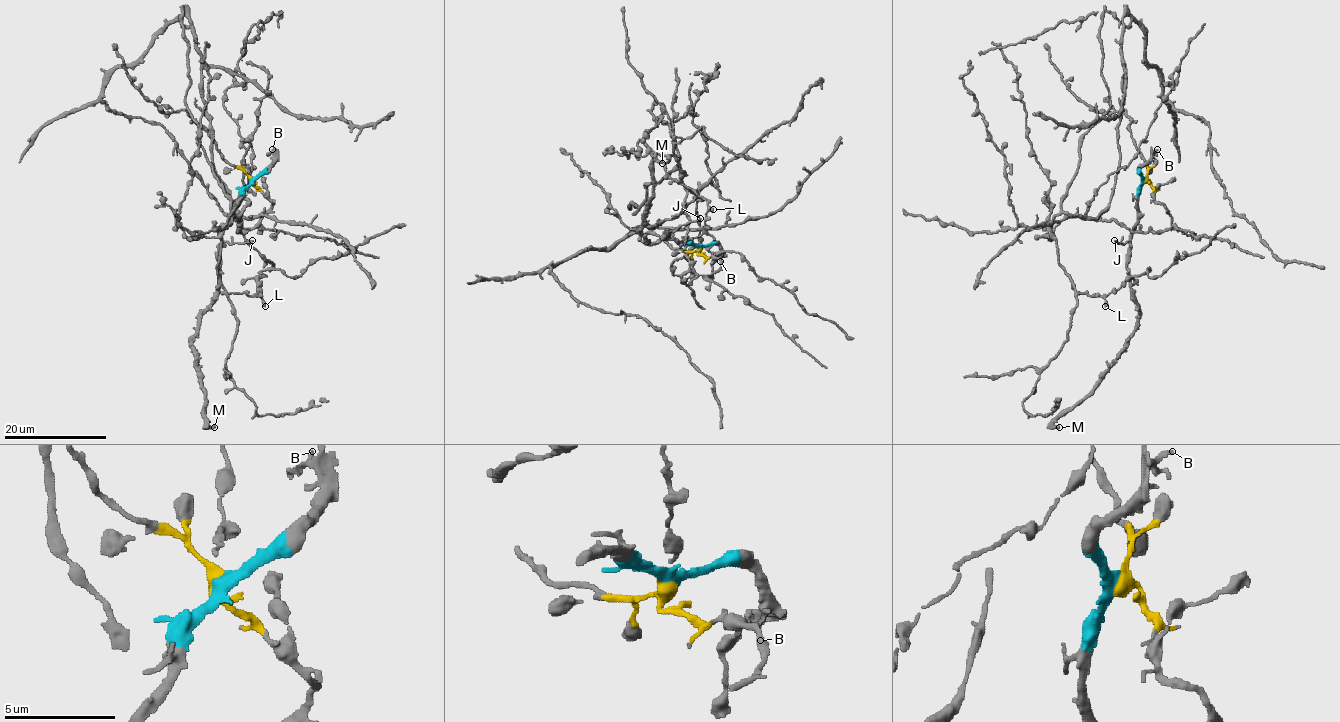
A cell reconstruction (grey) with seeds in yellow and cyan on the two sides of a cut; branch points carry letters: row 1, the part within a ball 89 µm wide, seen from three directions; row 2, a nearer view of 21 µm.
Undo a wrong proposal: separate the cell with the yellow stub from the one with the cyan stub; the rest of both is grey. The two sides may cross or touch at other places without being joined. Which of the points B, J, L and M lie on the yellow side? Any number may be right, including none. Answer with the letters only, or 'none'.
L

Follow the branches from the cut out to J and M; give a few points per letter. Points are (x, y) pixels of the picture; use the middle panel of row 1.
J: (700, 249), (692, 241), (675, 241), (669, 235), (680, 226), (701, 218)
M: (700, 249), (692, 241), (675, 241), (667, 231), (650, 242), (641, 233), (653, 194), (653, 162), (662, 163)

